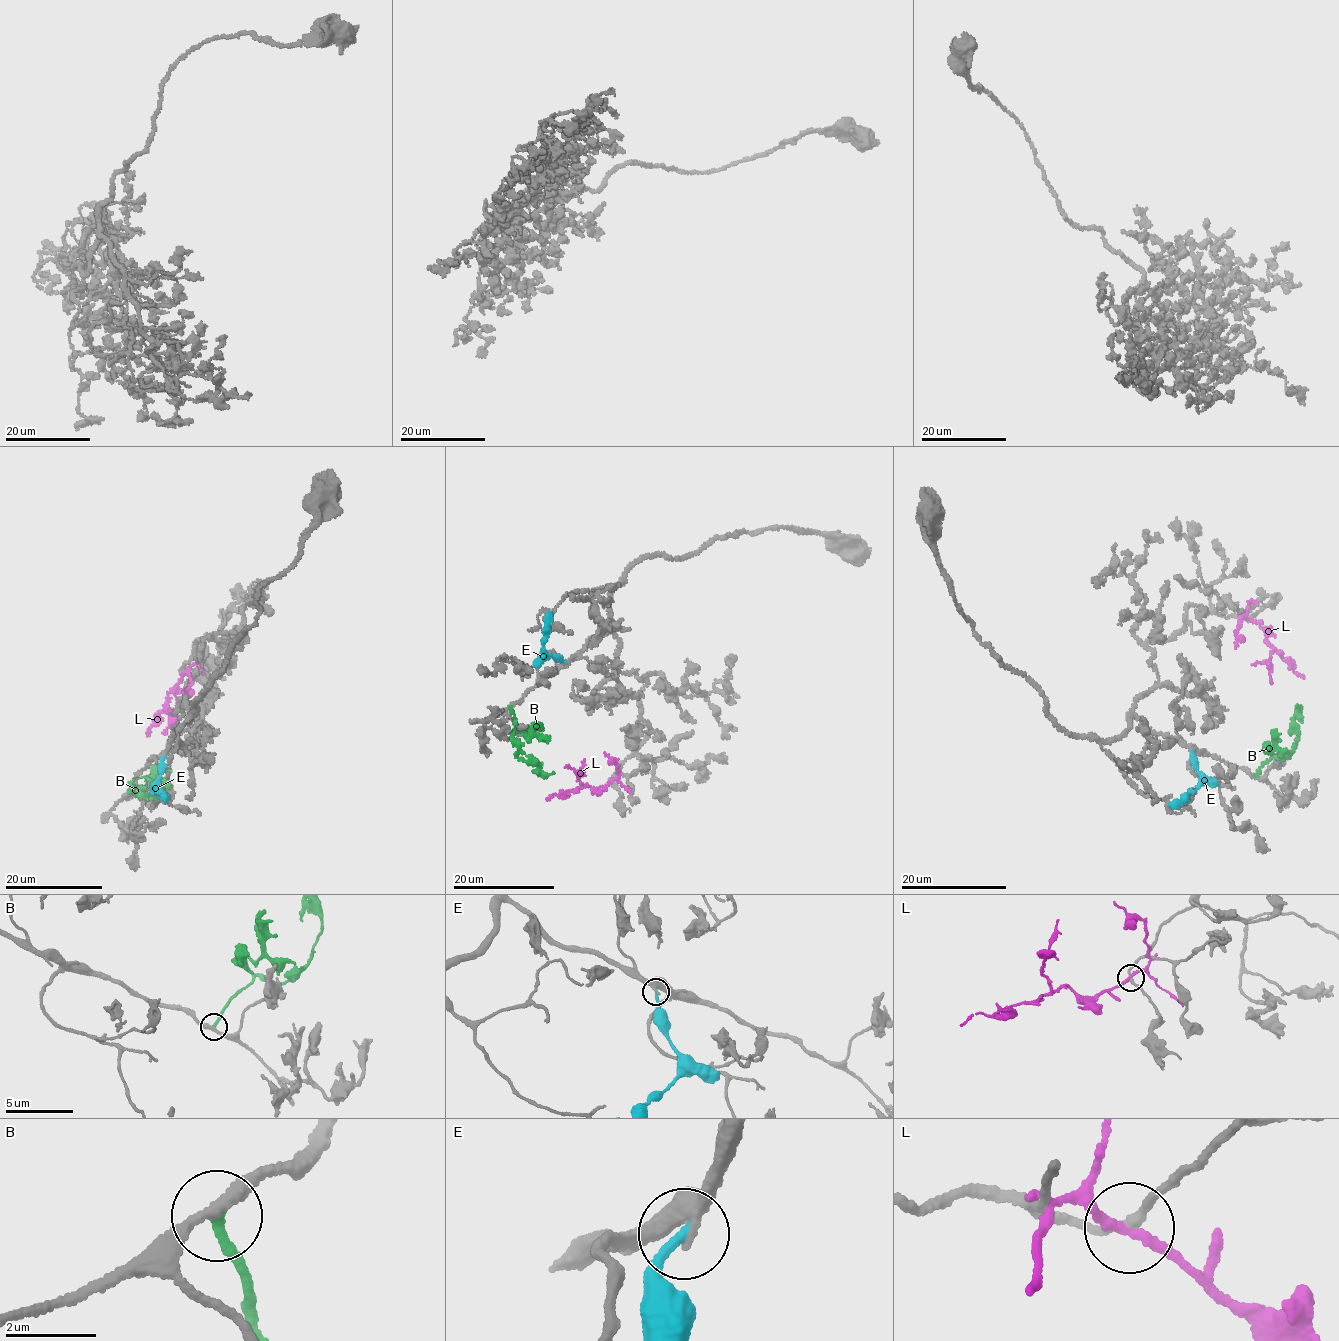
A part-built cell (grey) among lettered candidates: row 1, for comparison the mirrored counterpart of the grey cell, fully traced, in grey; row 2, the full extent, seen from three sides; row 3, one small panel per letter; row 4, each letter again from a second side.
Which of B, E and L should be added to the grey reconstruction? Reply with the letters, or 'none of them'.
B

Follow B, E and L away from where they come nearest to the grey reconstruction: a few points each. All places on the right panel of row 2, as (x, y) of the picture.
B: (1255, 775), (1266, 760), (1286, 757), (1292, 752), (1298, 735), (1295, 720), (1297, 704)
E: (1192, 751), (1194, 767), (1200, 774), (1199, 786), (1187, 798), (1170, 806)
L: (1250, 619), (1265, 632), (1266, 643), (1272, 648), (1269, 660), (1271, 683)

